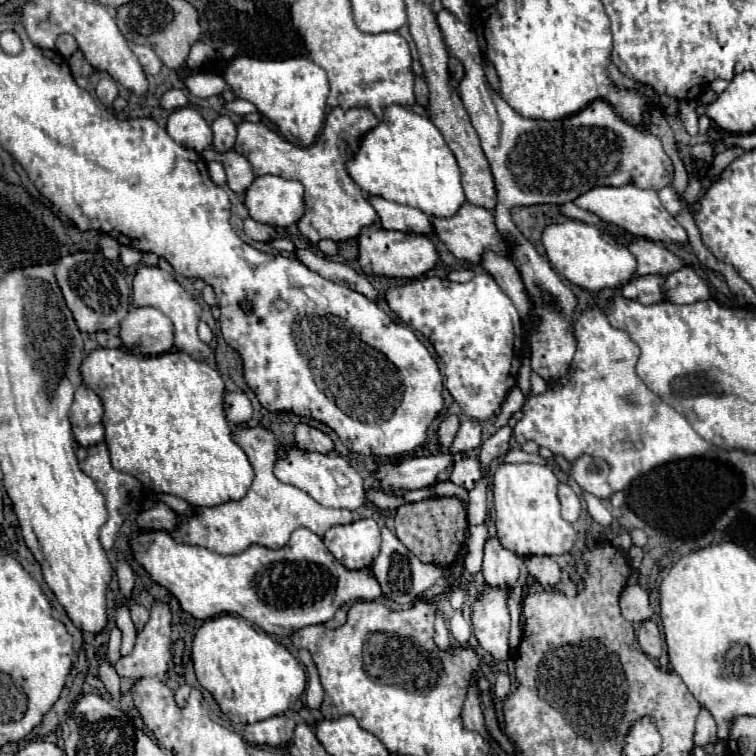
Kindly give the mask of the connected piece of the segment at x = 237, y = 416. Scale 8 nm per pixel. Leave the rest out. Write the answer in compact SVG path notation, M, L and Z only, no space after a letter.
M226 393L224 395L224 413L228 417L228 423L240 425L246 423L252 417L252 405L244 393Z

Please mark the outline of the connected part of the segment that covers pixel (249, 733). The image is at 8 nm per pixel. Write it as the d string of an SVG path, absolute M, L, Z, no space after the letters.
M276 715L252 725L244 727L242 737L258 747L280 747L292 741L294 735L294 719L286 715Z

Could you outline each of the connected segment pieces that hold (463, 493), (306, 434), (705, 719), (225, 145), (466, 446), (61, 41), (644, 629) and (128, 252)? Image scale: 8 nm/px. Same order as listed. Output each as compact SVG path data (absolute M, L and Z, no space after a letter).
M438 481L434 485L434 491L436 491L436 495L450 495L450 497L454 495L454 497L460 497L464 501L464 505L468 503L468 491L458 487L458 485L454 485L452 481Z
M304 423L296 425L294 437L296 437L296 445L300 449L304 449L304 451L330 453L334 449L334 443L332 443L332 439L326 433L318 431L318 429L310 427L310 425L304 425Z
M702 709L696 721L696 733L694 733L694 743L700 747L706 747L710 743L718 743L718 735L716 735L716 723L712 719L712 715Z
M222 115L212 123L212 131L214 131L214 149L216 151L228 151L234 147L236 141L236 125L230 117Z
M474 419L462 421L462 423L460 423L460 429L458 429L456 437L454 437L454 443L452 443L450 451L456 453L456 455L462 455L462 453L466 453L466 451L472 451L472 449L480 447L480 443L482 443L480 423L474 421Z
M60 35L58 41L56 41L56 51L62 55L62 57L70 57L74 51L78 49L76 45L76 39L72 35Z
M644 621L642 627L638 629L638 643L640 643L640 649L658 659L660 653L662 653L662 637L660 637L660 629L654 621Z
M120 247L120 261L130 267L130 265L138 265L142 259L142 253L138 249L132 249L132 247Z

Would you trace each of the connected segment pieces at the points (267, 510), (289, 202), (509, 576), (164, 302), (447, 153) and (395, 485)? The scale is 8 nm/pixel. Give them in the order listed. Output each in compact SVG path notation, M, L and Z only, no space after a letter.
M238 429L232 431L232 439L244 449L244 453L250 459L250 465L254 469L254 481L250 485L250 491L246 493L246 497L238 499L238 501L226 501L214 507L194 507L192 515L178 515L178 527L170 533L176 541L184 543L184 545L200 545L206 547L214 553L222 553L222 555L234 555L234 553L242 553L244 549L248 549L248 545L264 545L268 549L280 549L288 543L290 535L294 529L298 527L306 527L312 533L316 533L318 537L324 537L324 533L332 527L332 525L344 525L344 523L352 523L354 515L348 509L328 509L324 505L320 505L318 501L314 501L308 493L304 493L302 489L294 487L294 485L286 485L282 481L276 479L272 467L278 459L278 449L280 443L276 441L276 437L262 429Z
M262 175L246 189L244 205L254 221L290 227L304 213L304 185L276 175Z
M498 539L486 541L482 573L484 573L484 579L488 585L506 587L506 591L512 593L512 589L518 583L522 563L524 563L524 559L514 555L512 551L504 549Z
M140 267L134 275L134 289L132 289L132 301L136 307L144 307L144 305L150 305L150 307L156 307L160 309L166 317L170 317L170 321L174 323L174 349L176 351L182 351L182 353L188 353L192 359L196 361L204 361L208 355L210 355L210 347L206 343L200 341L198 337L198 321L200 321L200 315L202 315L202 307L198 305L198 301L190 295L188 289L184 289L172 273L168 271L162 271L160 267Z
M400 105L388 107L386 121L366 133L348 173L364 193L416 207L430 217L452 217L466 201L460 167L442 133L430 119Z
M438 453L428 457L414 457L398 465L382 465L378 467L374 477L382 481L386 489L410 491L430 487L438 479L438 475L452 465L454 465L452 453Z

